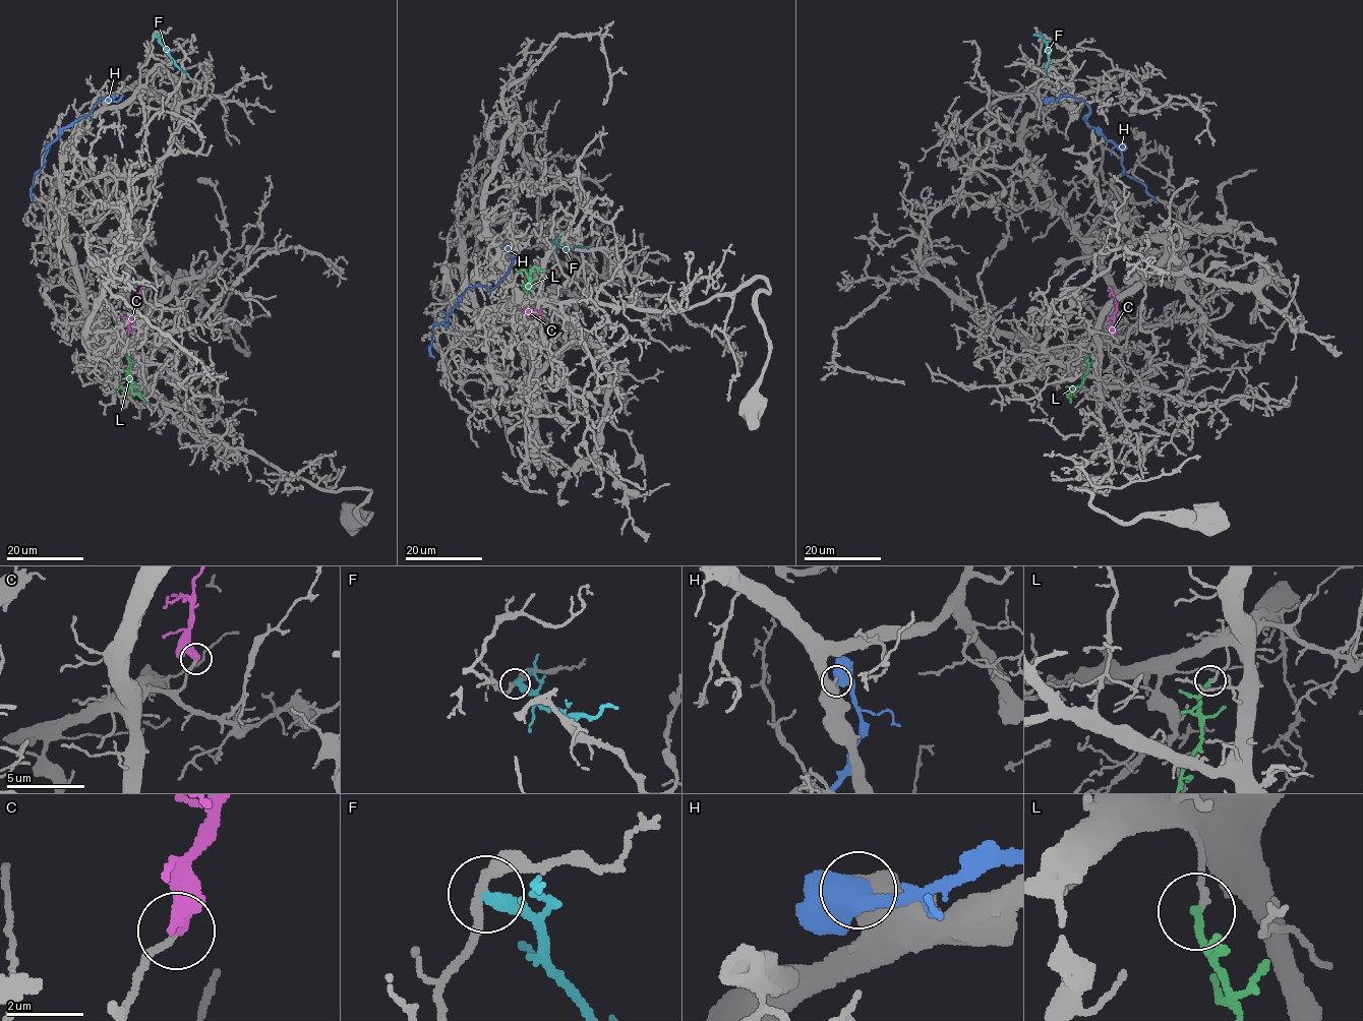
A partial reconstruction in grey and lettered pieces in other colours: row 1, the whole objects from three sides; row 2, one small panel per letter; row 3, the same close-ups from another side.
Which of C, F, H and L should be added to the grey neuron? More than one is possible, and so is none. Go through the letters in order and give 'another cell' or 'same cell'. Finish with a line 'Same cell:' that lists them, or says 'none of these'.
C: same cell
F: another cell
H: another cell
L: another cell
Same cell: C

